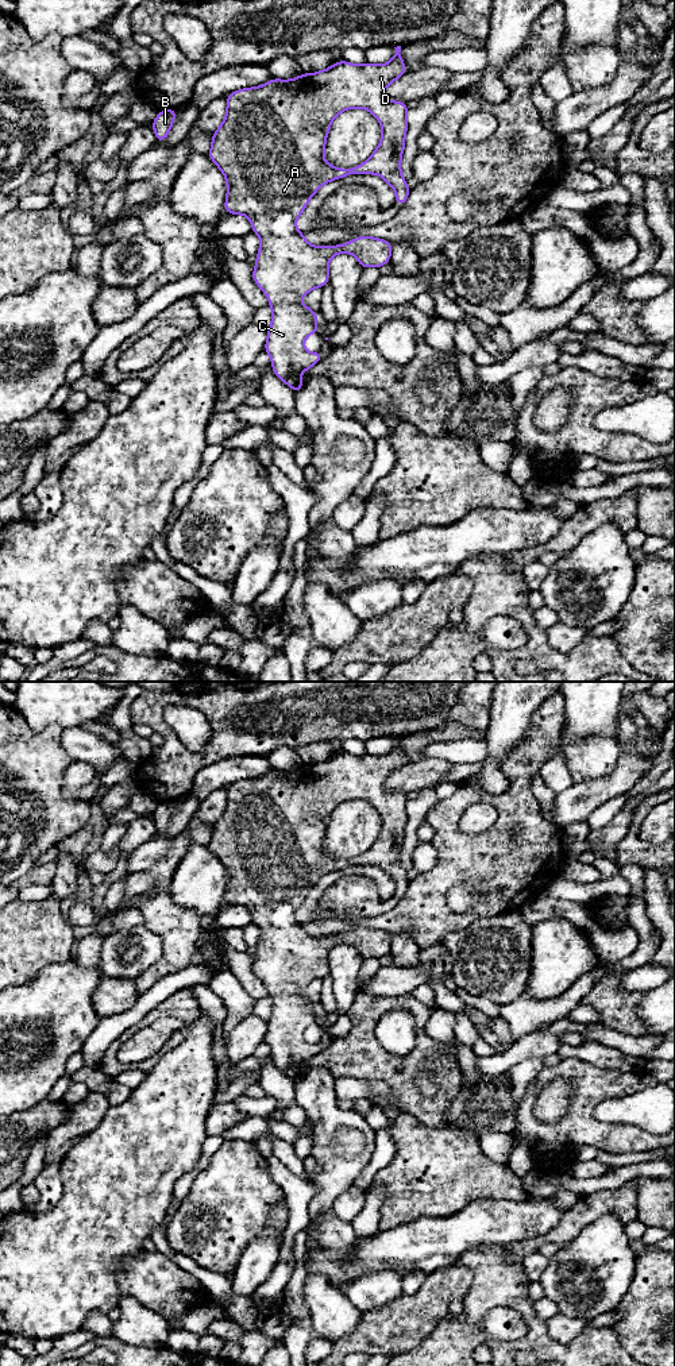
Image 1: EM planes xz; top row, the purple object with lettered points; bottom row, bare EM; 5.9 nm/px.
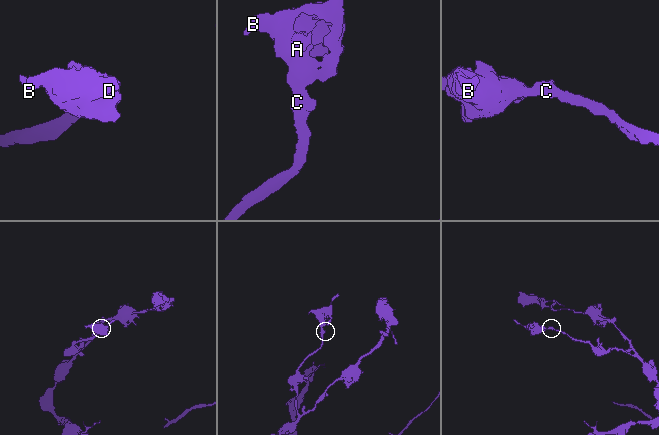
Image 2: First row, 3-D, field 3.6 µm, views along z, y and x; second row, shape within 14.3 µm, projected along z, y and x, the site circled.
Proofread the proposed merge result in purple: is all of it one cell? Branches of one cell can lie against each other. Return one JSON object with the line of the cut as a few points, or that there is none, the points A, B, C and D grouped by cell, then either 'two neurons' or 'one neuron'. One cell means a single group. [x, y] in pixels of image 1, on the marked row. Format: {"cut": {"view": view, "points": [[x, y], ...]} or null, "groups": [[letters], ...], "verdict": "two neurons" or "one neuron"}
{"cut": null, "groups": [["A", "B", "C", "D"]], "verdict": "one neuron"}

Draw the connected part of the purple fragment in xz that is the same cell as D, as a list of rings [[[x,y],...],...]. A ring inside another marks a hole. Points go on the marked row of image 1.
[[[401,46],[385,65],[354,65],[339,61],[325,70],[302,73],[294,80],[271,78],[265,85],[244,88],[227,96],[224,121],[212,135],[208,153],[212,162],[227,180],[227,213],[244,215],[251,220],[252,232],[261,239],[254,282],[267,296],[271,305],[271,325],[267,331],[265,351],[269,354],[273,371],[297,394],[304,382],[300,375],[319,363],[319,352],[308,352],[304,340],[319,333],[317,313],[298,301],[312,289],[328,283],[328,263],[338,254],[352,254],[359,265],[381,267],[390,263],[392,247],[387,240],[359,236],[339,246],[312,246],[297,229],[296,220],[320,186],[350,174],[378,174],[396,192],[396,202],[402,207],[410,189],[401,175],[401,157],[408,130],[408,107],[402,101],[386,100],[386,88],[406,73],[401,58]],[[350,108],[369,109],[382,126],[382,139],[373,155],[351,169],[329,166],[324,159],[325,140],[332,120]]]

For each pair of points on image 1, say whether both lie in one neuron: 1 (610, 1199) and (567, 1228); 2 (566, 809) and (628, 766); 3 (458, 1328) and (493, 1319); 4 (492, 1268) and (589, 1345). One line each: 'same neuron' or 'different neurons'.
1: same neuron
2: same neuron
3: same neuron
4: same neuron

